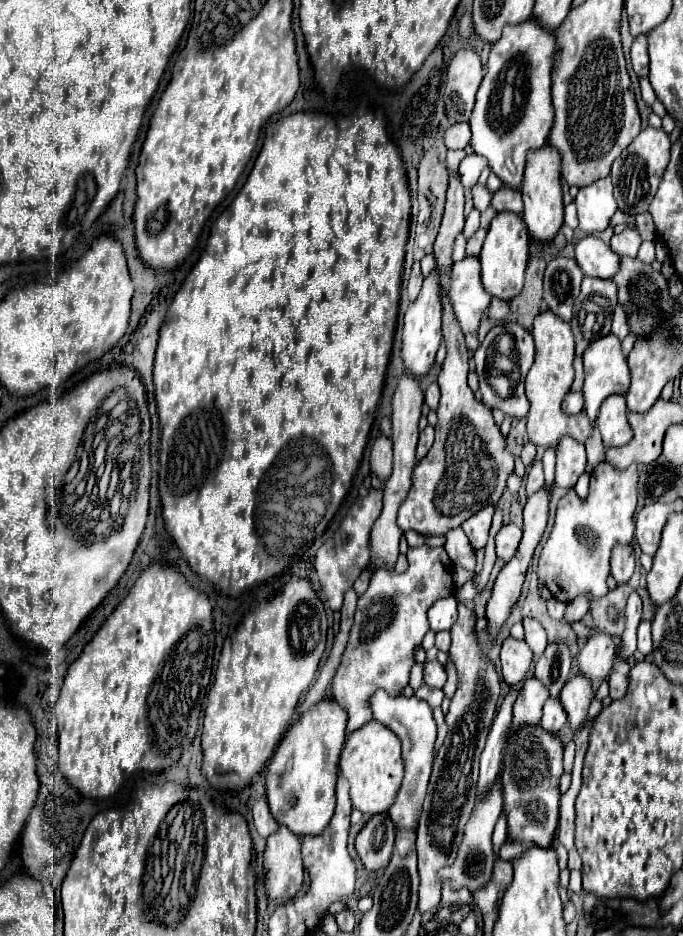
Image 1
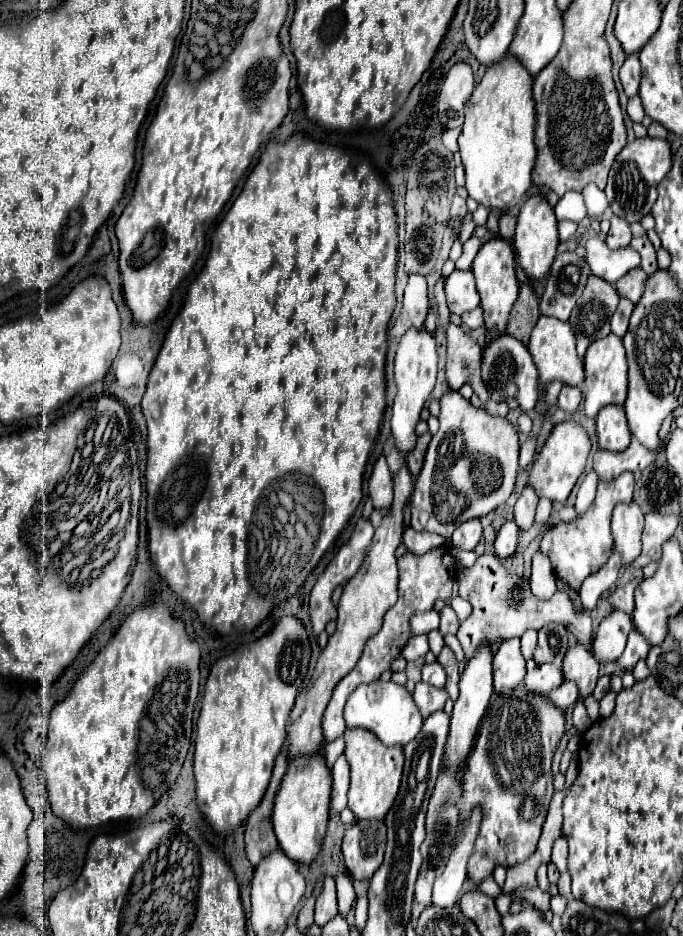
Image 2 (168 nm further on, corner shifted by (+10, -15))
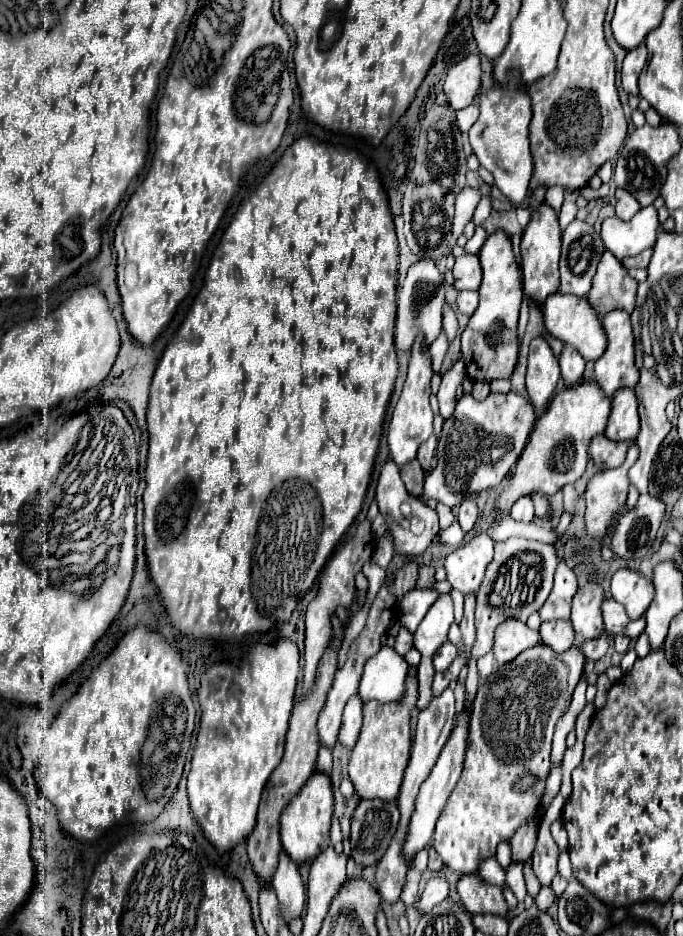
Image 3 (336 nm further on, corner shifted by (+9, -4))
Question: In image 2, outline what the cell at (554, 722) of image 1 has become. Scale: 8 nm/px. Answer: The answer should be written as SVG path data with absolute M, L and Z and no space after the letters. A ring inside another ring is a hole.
M562 683L562 687L552 691L552 695L550 695L550 703L554 703L554 707L560 709L562 713L566 713L570 709L570 705L574 705L576 701L578 701L576 687L572 687L572 683Z

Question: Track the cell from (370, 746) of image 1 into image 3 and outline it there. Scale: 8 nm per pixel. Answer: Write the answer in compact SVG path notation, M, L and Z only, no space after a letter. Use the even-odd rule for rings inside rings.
M409 666L405 696L399 702L369 700L365 704L365 722L349 758L349 776L361 798L381 798L381 800L397 798L411 754L411 710L415 708L415 702L417 702L417 666Z

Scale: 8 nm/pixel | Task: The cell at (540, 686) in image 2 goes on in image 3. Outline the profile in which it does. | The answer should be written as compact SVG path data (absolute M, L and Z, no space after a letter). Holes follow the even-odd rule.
M549 620L541 624L541 642L549 644L557 654L565 652L573 640L575 640L575 630L571 620Z

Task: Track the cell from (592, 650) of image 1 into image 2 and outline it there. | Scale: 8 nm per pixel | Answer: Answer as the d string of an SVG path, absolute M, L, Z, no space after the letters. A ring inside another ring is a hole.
M610 611L594 633L590 649L594 659L598 663L614 663L622 655L626 647L626 637L632 631L632 627L634 625L628 613Z

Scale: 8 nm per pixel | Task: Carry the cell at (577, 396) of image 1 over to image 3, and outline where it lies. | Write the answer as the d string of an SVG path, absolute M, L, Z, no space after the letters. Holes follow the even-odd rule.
M563 346L561 356L559 356L559 364L561 364L561 378L565 382L565 386L579 382L583 378L583 370L585 370L585 360L583 356L571 348L571 346Z

